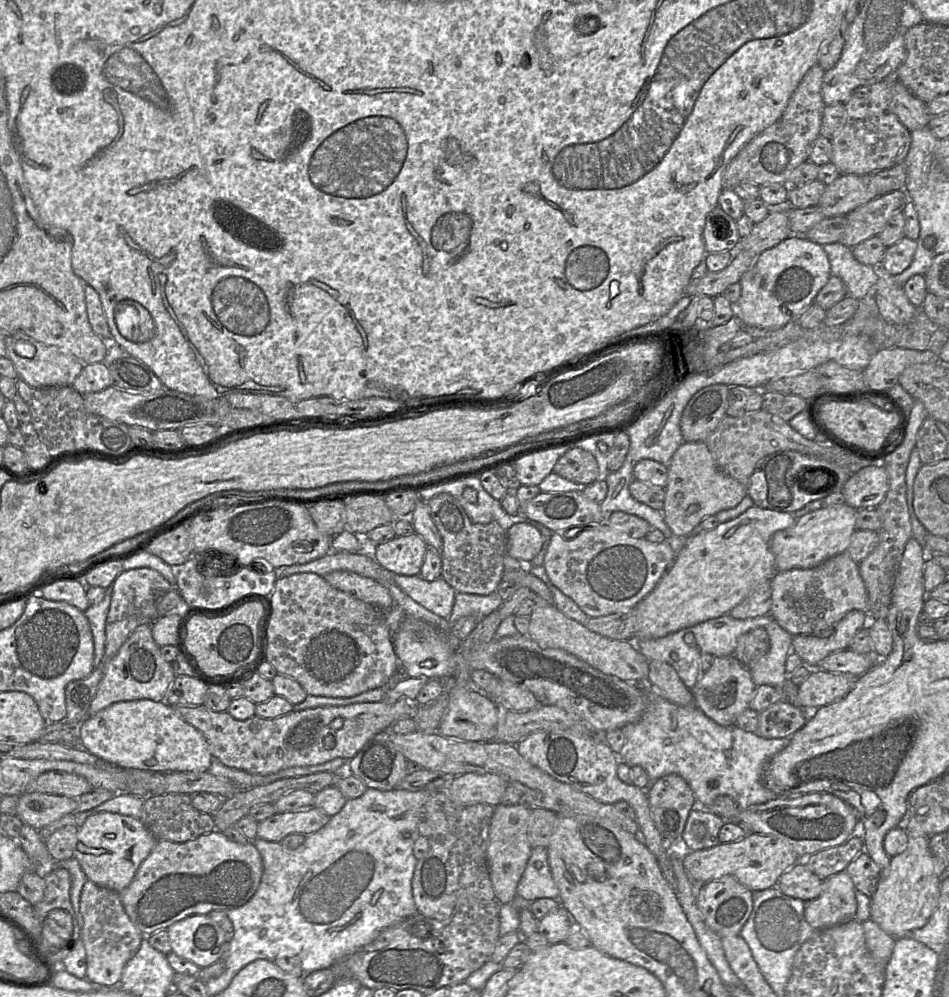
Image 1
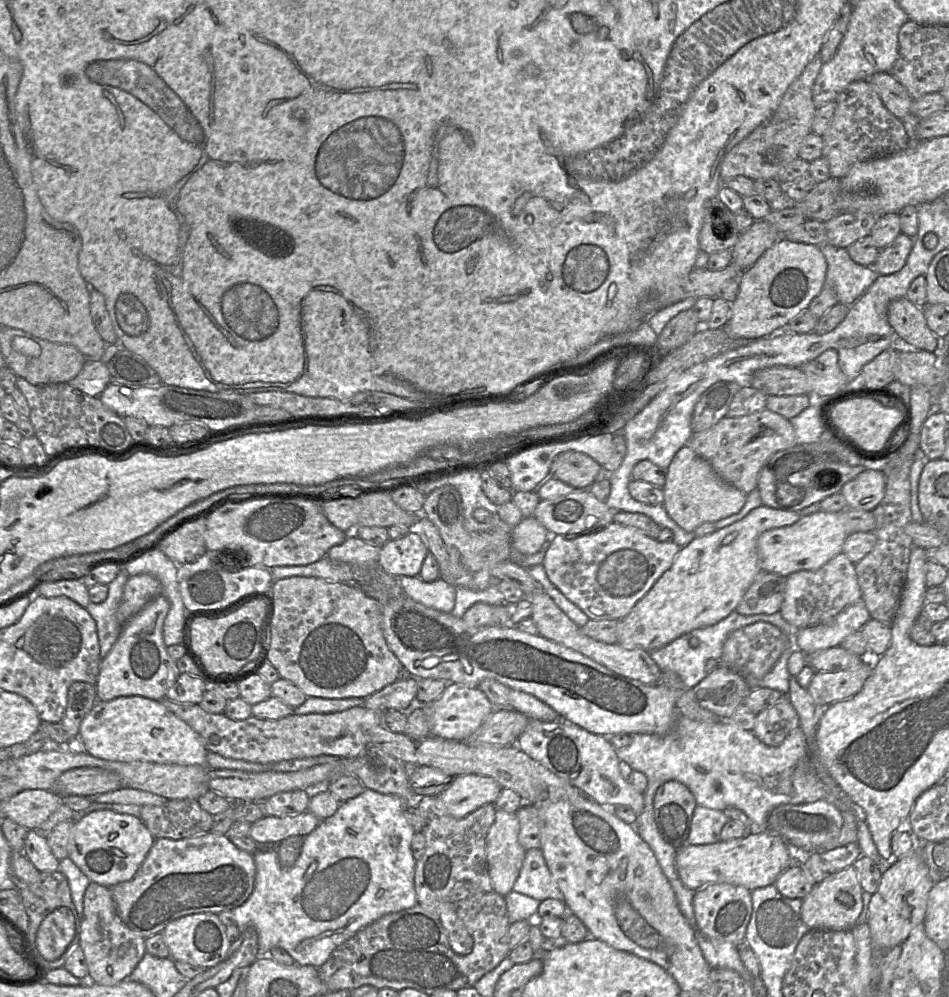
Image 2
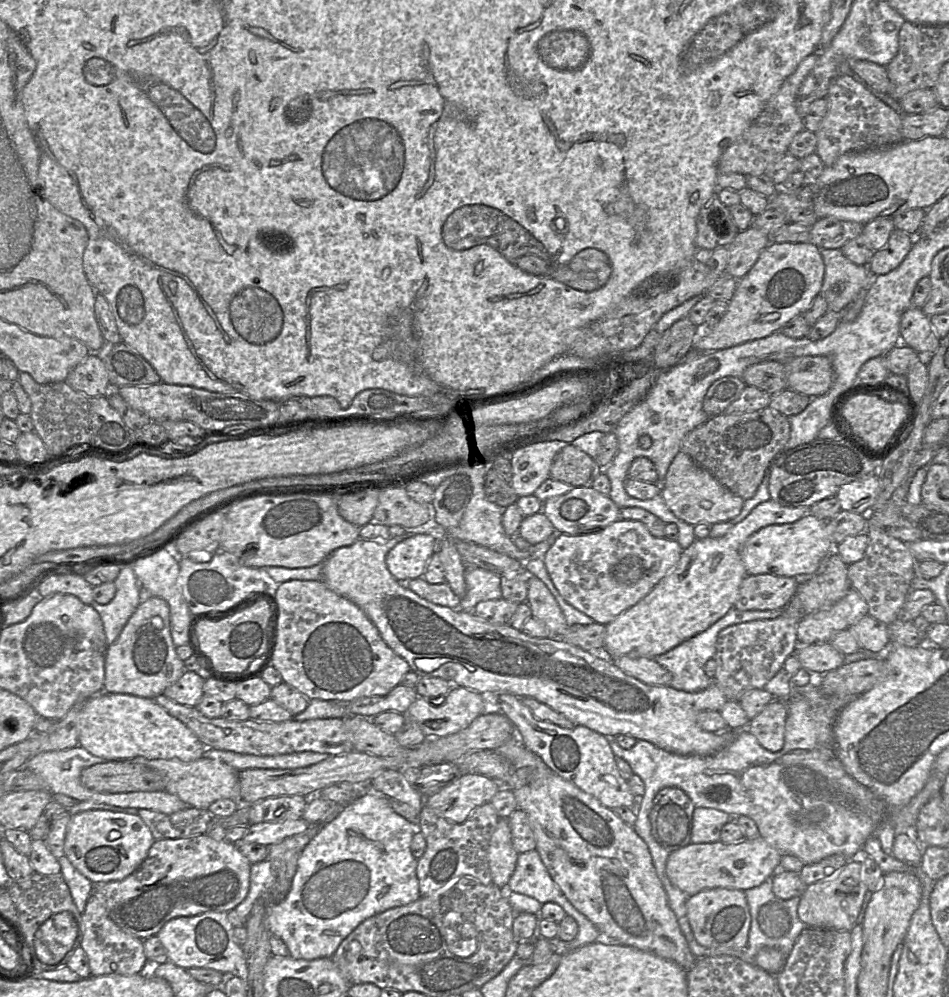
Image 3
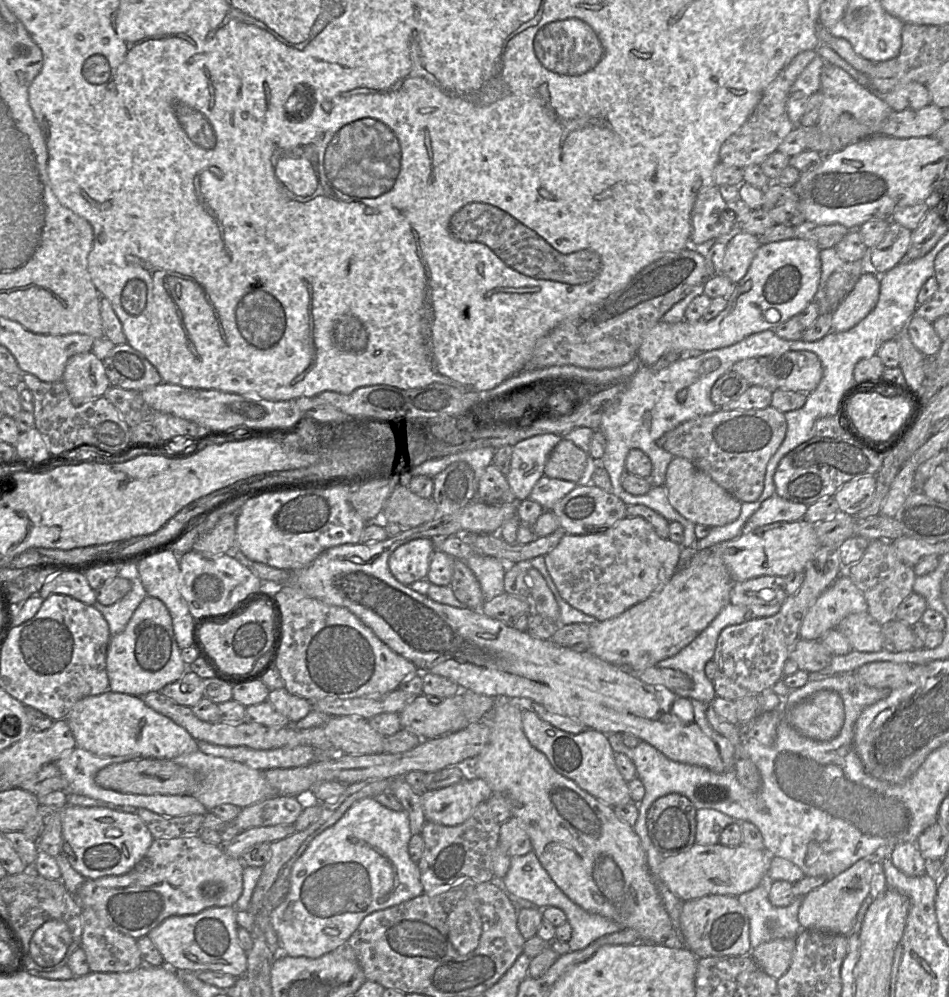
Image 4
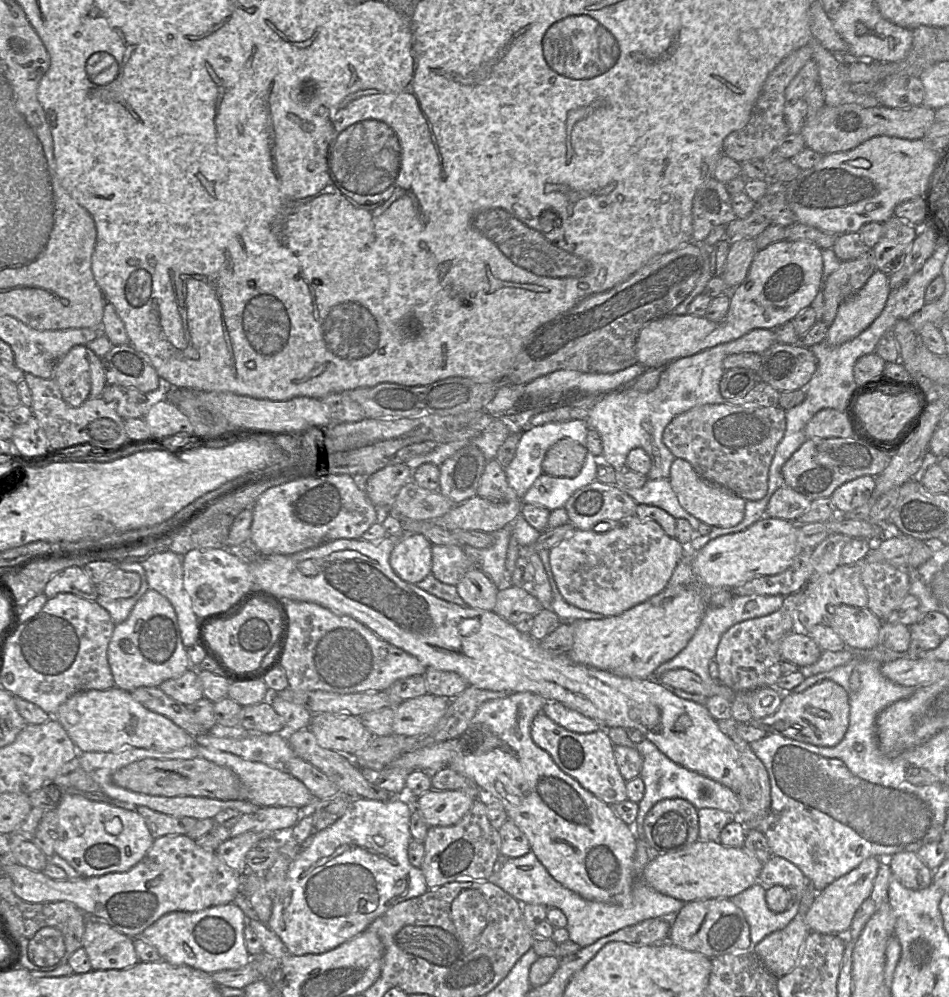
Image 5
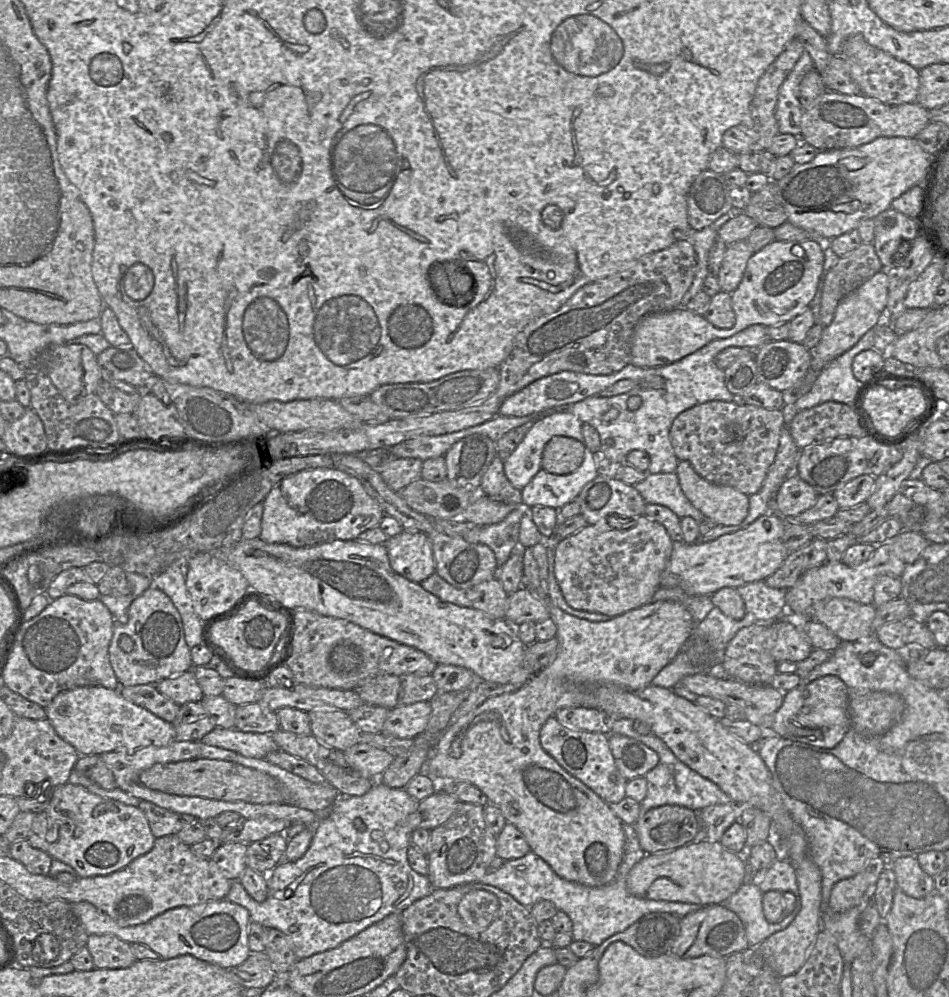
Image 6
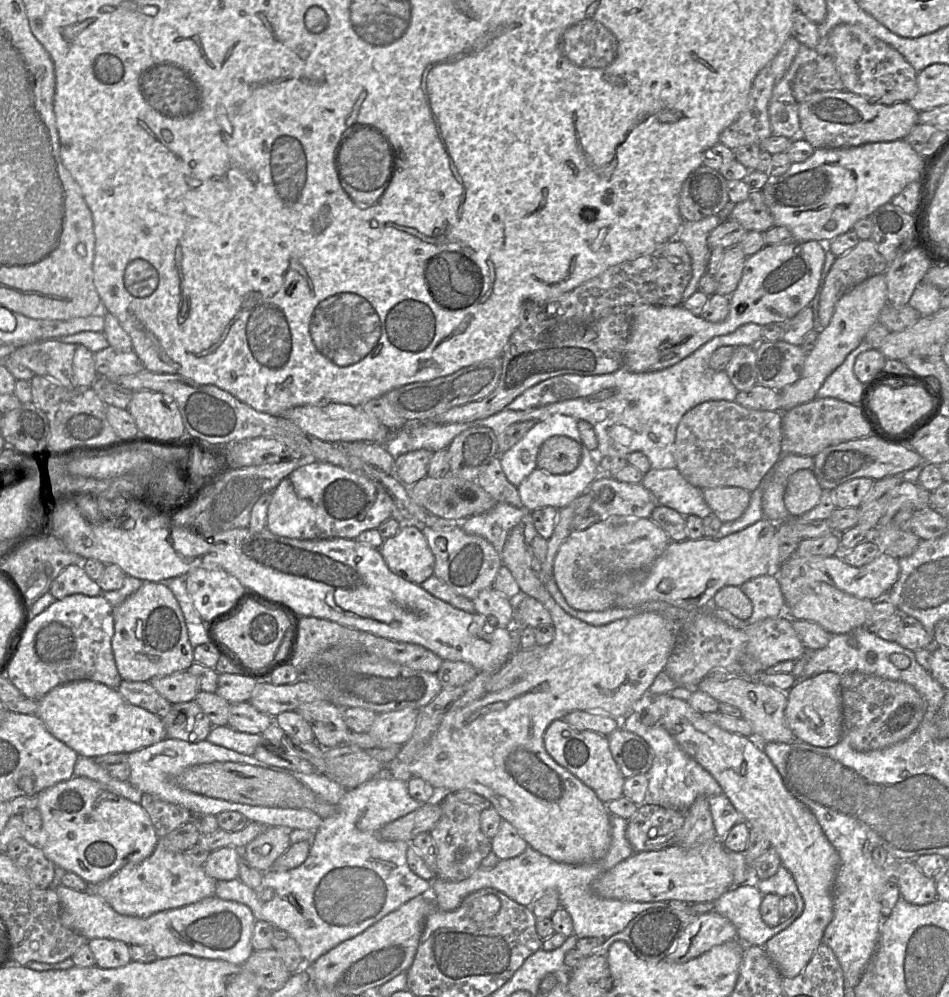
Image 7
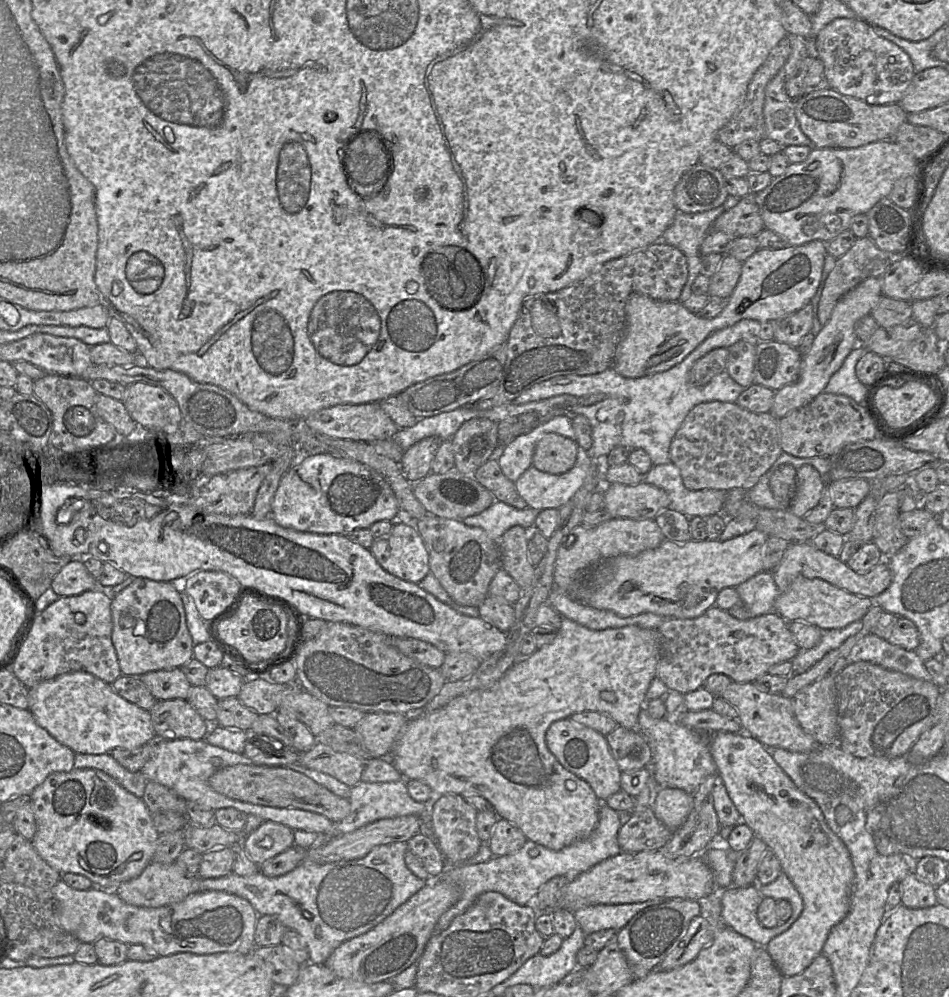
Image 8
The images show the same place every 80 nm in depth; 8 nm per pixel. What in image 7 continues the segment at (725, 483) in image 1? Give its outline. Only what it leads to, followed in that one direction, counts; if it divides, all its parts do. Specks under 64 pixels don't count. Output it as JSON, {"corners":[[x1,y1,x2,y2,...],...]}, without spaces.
{"corners":[[741,487,705,488,703,495,706,503,723,523,741,517,750,504,751,492]]}

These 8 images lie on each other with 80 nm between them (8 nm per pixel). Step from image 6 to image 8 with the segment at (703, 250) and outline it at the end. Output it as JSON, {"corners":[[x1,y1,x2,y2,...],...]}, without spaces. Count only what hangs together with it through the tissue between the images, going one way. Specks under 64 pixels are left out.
{"corners":[[723,205,700,213,684,213,677,210,672,224,656,242,674,246,686,256,688,278,679,298,681,303,693,294,692,284,700,275,702,263,700,246,711,231,714,221,724,212]]}

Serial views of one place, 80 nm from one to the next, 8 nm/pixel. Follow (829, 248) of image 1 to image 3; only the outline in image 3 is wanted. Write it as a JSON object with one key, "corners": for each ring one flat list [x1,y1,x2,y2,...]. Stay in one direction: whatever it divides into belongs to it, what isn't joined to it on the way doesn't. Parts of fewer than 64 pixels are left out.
{"corners":[[821,249,825,273,819,295,828,305,828,311,842,312,859,294,875,282,868,266,848,260,841,249]]}

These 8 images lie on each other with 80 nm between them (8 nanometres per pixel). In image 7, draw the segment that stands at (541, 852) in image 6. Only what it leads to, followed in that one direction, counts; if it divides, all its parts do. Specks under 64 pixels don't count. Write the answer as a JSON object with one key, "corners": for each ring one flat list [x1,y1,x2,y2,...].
{"corners":[[522,524,517,525,510,531,507,537,503,552,501,554,502,564,511,571,513,577,520,587,521,594,535,598,550,612,552,617,552,625,555,629,553,641,546,646,545,653,540,659,537,668,533,672,501,691,486,693,484,696,471,702,470,704,448,712,428,745,417,755,417,758,410,765,410,771,413,777,420,777,424,779,439,791,449,791,455,793,459,790,470,790,485,797,491,802,492,807,498,812,500,817,503,820,508,821,533,849,551,858,552,860,559,863,574,865,593,863,601,860,609,850,611,844,611,814,607,809,607,805,597,797,596,793,590,787,585,785,567,769,559,765,548,754,543,743,544,733,554,720,563,719,568,713,576,710,610,716,620,723,629,717,634,712,635,703,640,701,645,694,649,692,649,688,656,676,664,670,676,644,677,623,655,612,642,612,602,626,593,626,579,620,566,613,554,601,547,591,541,577,536,574,528,564,526,550,527,544,525,542,523,526]]}

